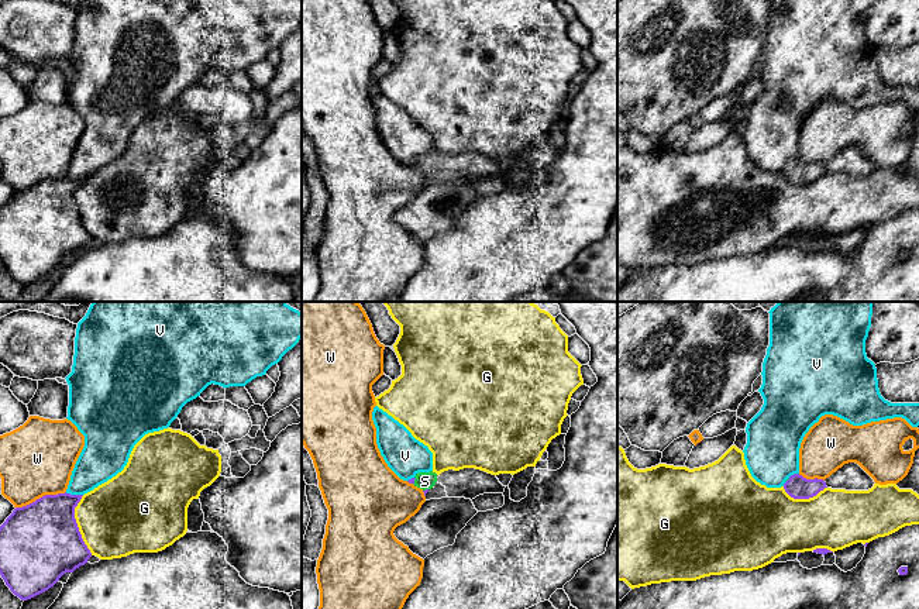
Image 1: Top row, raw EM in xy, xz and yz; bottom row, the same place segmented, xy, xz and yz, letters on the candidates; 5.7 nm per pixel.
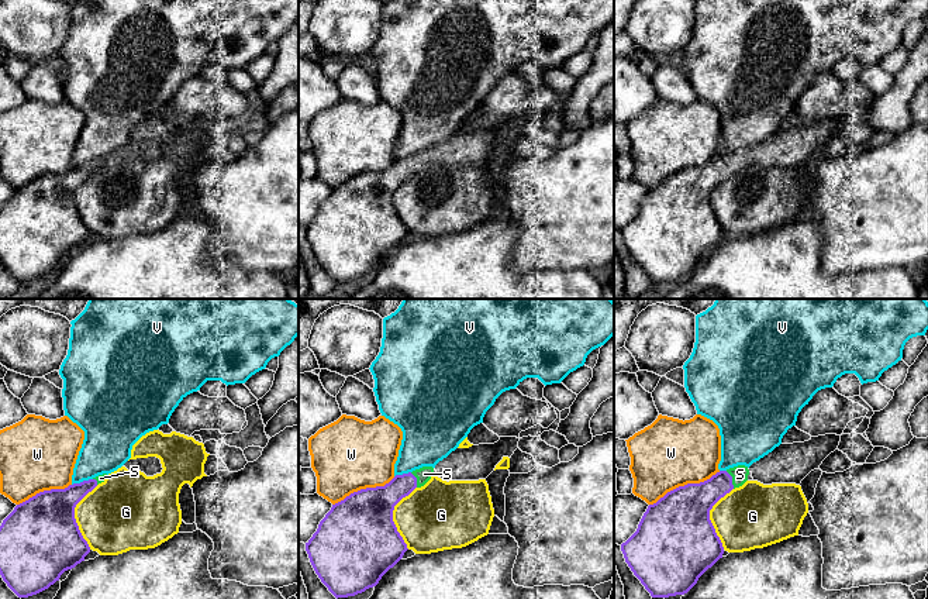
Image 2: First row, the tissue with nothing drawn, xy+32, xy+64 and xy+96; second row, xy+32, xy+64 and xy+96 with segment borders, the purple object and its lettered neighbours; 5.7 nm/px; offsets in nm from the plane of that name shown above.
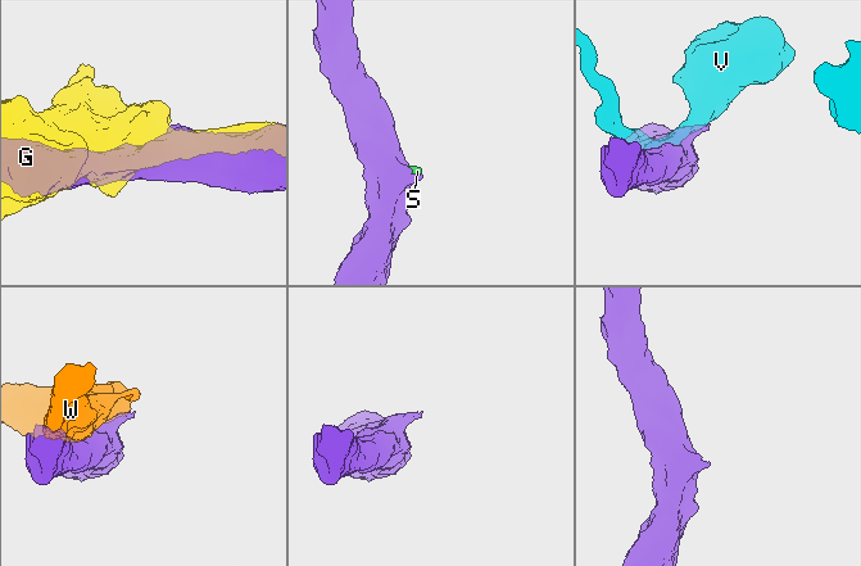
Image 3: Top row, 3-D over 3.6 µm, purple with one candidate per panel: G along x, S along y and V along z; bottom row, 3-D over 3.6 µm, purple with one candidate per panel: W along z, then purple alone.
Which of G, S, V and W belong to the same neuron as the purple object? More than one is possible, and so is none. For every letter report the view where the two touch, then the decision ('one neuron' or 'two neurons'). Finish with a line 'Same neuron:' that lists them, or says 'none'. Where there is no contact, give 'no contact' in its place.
G: xy | two neurons
S: xz | one neuron
V: xy | two neurons
W: xy | two neurons
Same neuron: S

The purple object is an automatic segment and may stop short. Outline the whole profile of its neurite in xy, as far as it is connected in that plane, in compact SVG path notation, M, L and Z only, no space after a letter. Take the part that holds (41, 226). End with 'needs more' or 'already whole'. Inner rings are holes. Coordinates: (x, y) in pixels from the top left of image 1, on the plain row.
M45 179L35 186L16 192L0 210L0 259L21 285L31 283L51 271L66 257L73 257L92 241L79 216L75 192L83 179Z | already whole

